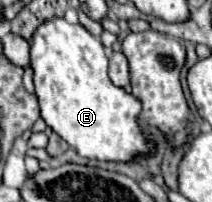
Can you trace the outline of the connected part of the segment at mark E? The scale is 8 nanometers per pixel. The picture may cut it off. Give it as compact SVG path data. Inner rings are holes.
M51 18L35 28L29 52L31 52L33 82L41 108L41 118L71 148L75 148L79 156L93 160L127 162L135 154L151 152L151 144L147 144L143 136L143 128L137 122L137 116L141 112L141 102L135 100L131 94L127 94L123 88L113 86L113 82L109 80L107 56L99 38L87 32L81 24L69 24L65 18Z

